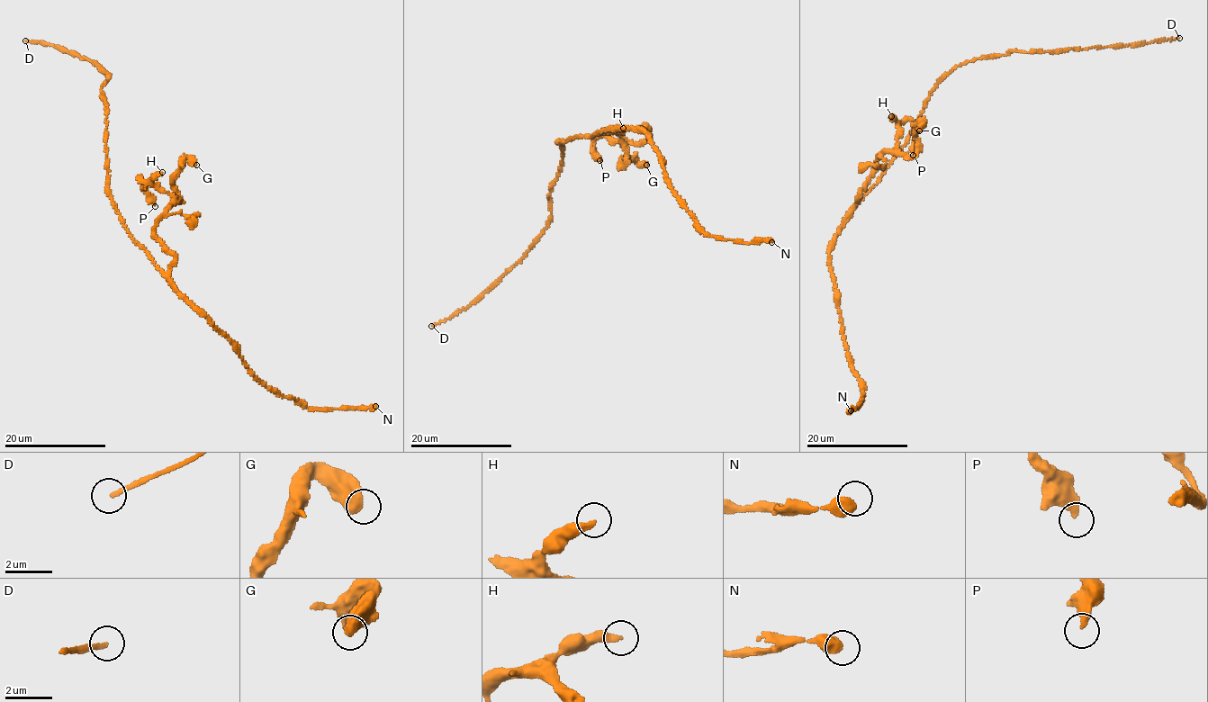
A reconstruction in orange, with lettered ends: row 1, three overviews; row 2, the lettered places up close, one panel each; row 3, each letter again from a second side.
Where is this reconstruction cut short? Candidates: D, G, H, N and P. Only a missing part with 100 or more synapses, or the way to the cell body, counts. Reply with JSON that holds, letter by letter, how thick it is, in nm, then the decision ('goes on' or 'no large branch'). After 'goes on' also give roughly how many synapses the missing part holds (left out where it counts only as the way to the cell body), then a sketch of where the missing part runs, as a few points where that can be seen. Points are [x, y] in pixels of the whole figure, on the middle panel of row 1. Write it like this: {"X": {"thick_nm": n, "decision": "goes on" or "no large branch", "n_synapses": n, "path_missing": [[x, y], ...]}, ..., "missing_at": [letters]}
{"D": {"thick_nm": 180, "decision": "goes on", "n_synapses": 140}, "G": {"thick_nm": 600, "decision": "no large branch"}, "H": {"thick_nm": 340, "decision": "no large branch"}, "N": {"thick_nm": 600, "decision": "no large branch"}, "P": {"thick_nm": 360, "decision": "no large branch"}, "missing_at": ["D"]}

